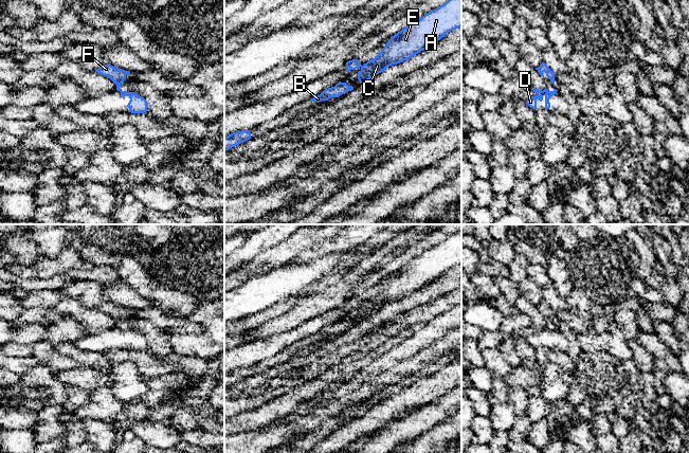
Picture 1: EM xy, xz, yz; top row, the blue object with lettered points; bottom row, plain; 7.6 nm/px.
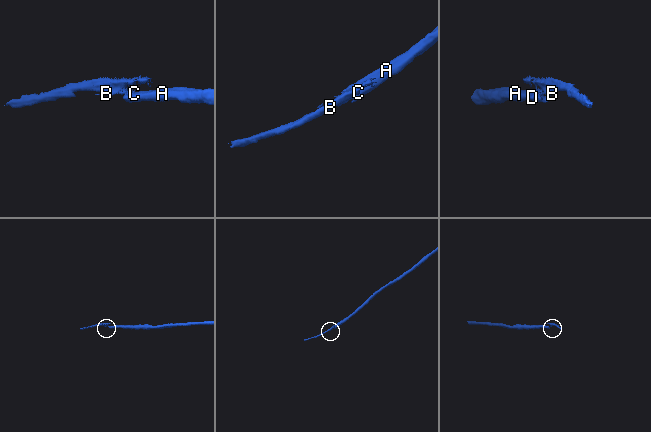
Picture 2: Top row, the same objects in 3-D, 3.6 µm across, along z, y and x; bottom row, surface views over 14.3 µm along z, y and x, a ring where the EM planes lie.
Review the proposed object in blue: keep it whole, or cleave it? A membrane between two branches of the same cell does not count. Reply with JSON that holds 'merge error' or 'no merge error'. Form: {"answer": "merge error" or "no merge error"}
{"answer": "merge error"}

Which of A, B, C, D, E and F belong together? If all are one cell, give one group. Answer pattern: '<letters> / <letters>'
A C D E / B F

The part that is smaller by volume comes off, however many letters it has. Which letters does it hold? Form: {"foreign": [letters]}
{"foreign": ["B", "F"]}

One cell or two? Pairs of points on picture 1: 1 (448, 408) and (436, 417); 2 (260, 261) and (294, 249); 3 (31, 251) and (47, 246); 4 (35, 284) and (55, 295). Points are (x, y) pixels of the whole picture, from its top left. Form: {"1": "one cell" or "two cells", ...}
{"1": "one cell", "2": "one cell", "3": "two cells", "4": "two cells"}

